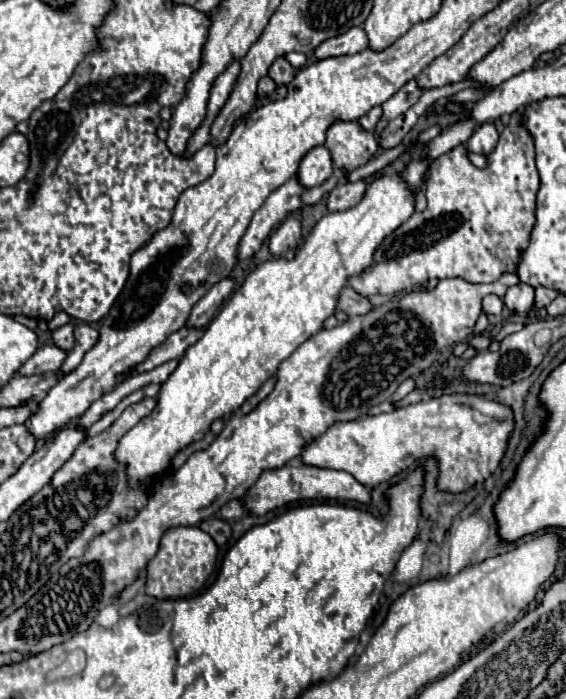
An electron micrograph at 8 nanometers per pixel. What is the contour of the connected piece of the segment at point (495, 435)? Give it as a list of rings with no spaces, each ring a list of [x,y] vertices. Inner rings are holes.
[[[438,396],[430,400],[422,400],[420,404],[410,404],[402,406],[390,414],[380,414],[380,416],[364,416],[360,420],[350,420],[350,422],[336,422],[332,424],[324,434],[314,438],[310,444],[304,446],[300,460],[308,466],[318,466],[318,468],[332,468],[332,470],[342,470],[352,474],[362,486],[372,488],[382,482],[388,482],[396,474],[408,468],[408,456],[410,456],[410,466],[414,466],[422,456],[436,456],[440,460],[440,478],[438,478],[438,488],[450,490],[450,492],[462,492],[468,486],[476,482],[484,482],[500,464],[508,436],[514,428],[514,418],[512,410],[508,406],[502,406],[498,402],[490,402],[486,398],[478,396]],[[472,410],[478,410],[486,416],[494,416],[496,422],[492,424],[478,424],[472,418]]]

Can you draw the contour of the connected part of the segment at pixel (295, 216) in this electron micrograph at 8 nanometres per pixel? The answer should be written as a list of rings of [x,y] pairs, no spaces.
[[[292,212],[286,216],[286,220],[272,232],[270,236],[270,252],[276,256],[292,258],[298,242],[302,236],[302,226],[300,226],[300,214]]]

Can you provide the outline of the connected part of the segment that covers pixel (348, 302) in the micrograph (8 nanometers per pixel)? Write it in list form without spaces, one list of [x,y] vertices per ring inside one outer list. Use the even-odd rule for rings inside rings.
[[[346,286],[340,294],[338,300],[338,310],[346,312],[348,316],[364,316],[366,312],[370,312],[374,306],[370,304],[370,300],[366,296],[358,296],[358,292],[354,292],[350,286]]]

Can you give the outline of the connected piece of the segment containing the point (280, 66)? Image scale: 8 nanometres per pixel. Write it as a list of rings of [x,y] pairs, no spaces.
[[[280,56],[280,58],[276,58],[274,64],[270,66],[268,76],[270,76],[276,84],[280,84],[280,86],[288,86],[288,84],[294,80],[296,70],[294,70],[294,68]]]

